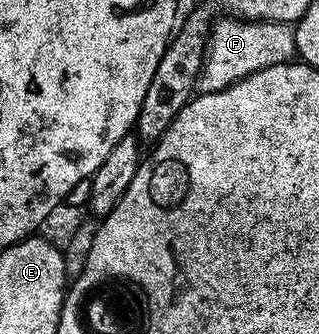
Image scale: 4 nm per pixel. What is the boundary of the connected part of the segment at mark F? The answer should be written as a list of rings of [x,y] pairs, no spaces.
[[[222,18],[210,29],[206,45],[206,58],[196,85],[199,93],[215,92],[232,86],[256,70],[268,66],[284,64],[295,59],[294,29],[288,24],[272,24],[268,20],[243,20],[241,18]]]

